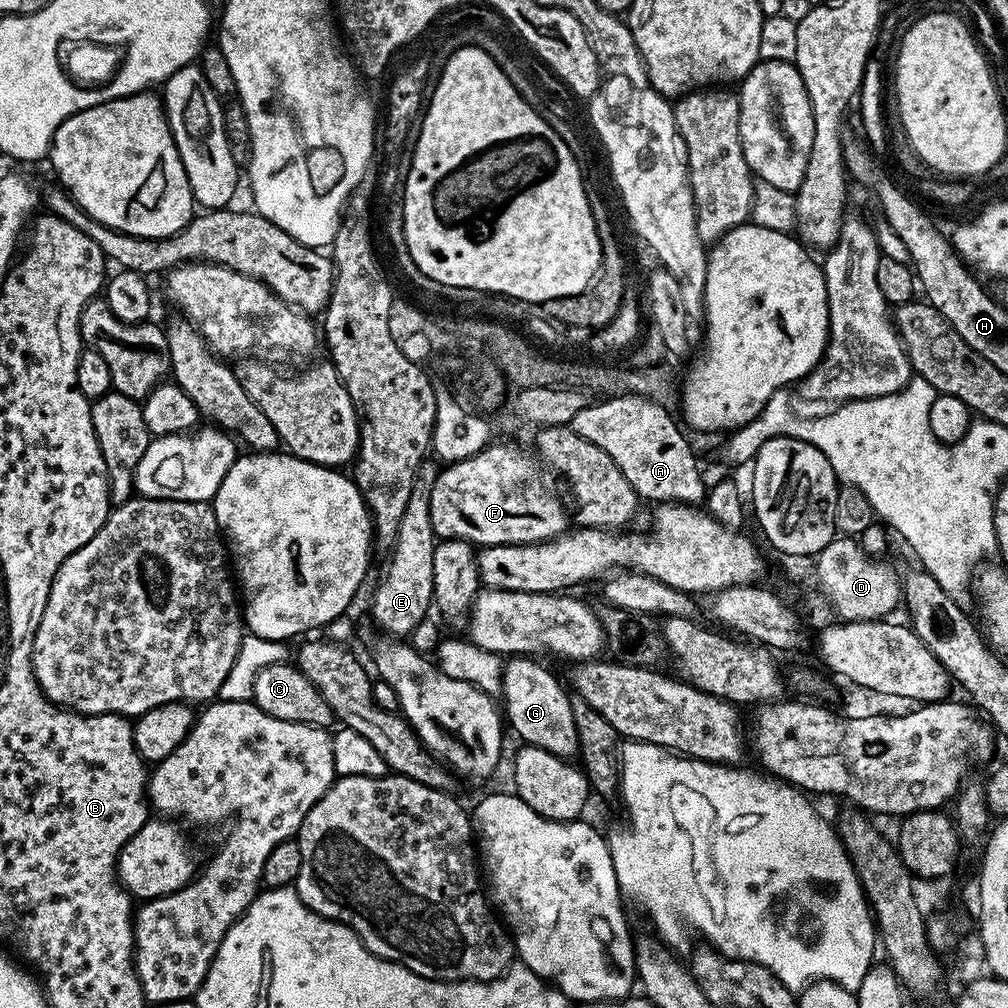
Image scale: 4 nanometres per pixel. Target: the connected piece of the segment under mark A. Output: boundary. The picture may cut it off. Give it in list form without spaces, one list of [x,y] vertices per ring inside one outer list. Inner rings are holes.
[[[613,395],[611,398],[601,399],[601,404],[589,402],[585,408],[578,410],[574,414],[571,427],[582,438],[594,442],[622,470],[626,482],[636,492],[637,497],[644,496],[651,502],[675,502],[677,504],[699,505],[706,496],[706,483],[700,477],[700,464],[696,461],[696,456],[692,453],[692,448],[688,445],[686,437],[680,433],[680,428],[676,425],[676,420],[671,416],[669,409],[662,404],[638,395]]]

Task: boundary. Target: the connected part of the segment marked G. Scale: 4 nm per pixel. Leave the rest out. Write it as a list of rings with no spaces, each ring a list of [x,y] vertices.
[[[512,656],[503,665],[500,696],[501,699],[504,698],[502,708],[506,715],[507,727],[511,731],[513,728],[524,739],[523,743],[525,745],[550,750],[550,754],[555,756],[575,757],[579,753],[580,747],[578,746],[578,730],[574,730],[574,712],[571,697],[568,692],[566,694],[563,686],[548,669],[532,660],[535,659],[528,656]]]

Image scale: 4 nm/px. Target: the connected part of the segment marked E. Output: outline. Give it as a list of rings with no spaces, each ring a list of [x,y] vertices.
[[[427,456],[418,464],[402,522],[390,551],[388,568],[374,592],[372,616],[387,635],[404,638],[424,618],[433,605],[433,556],[438,537],[430,522],[430,496],[442,471],[435,457]]]

